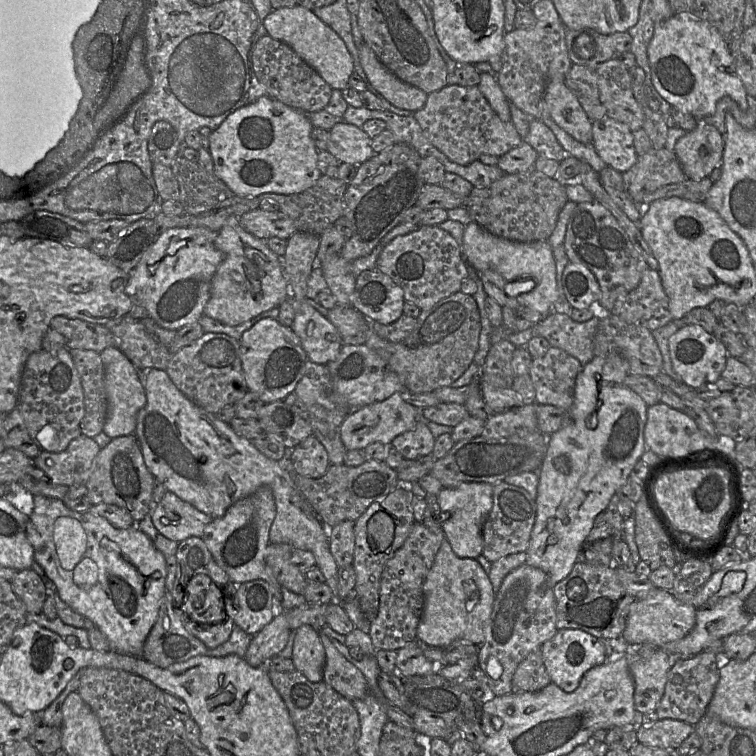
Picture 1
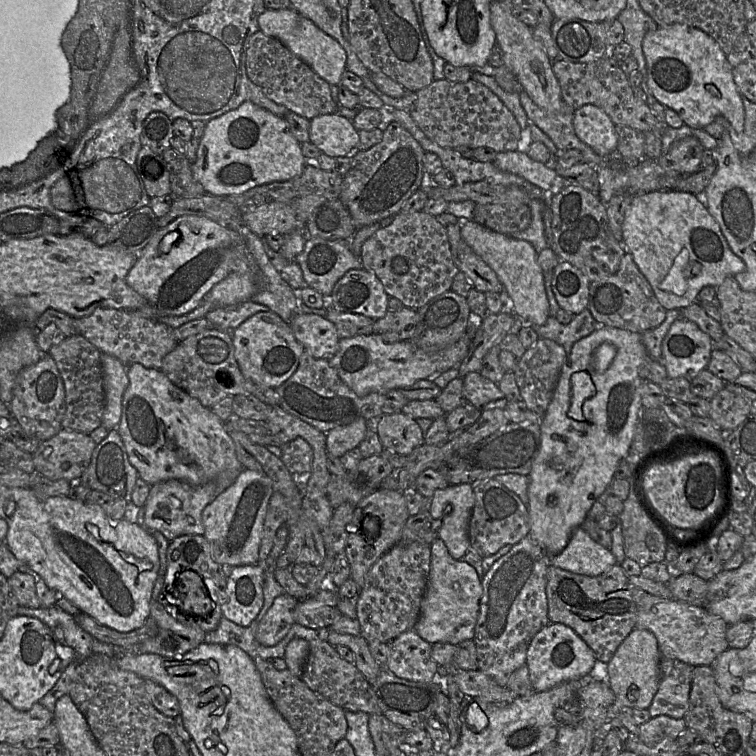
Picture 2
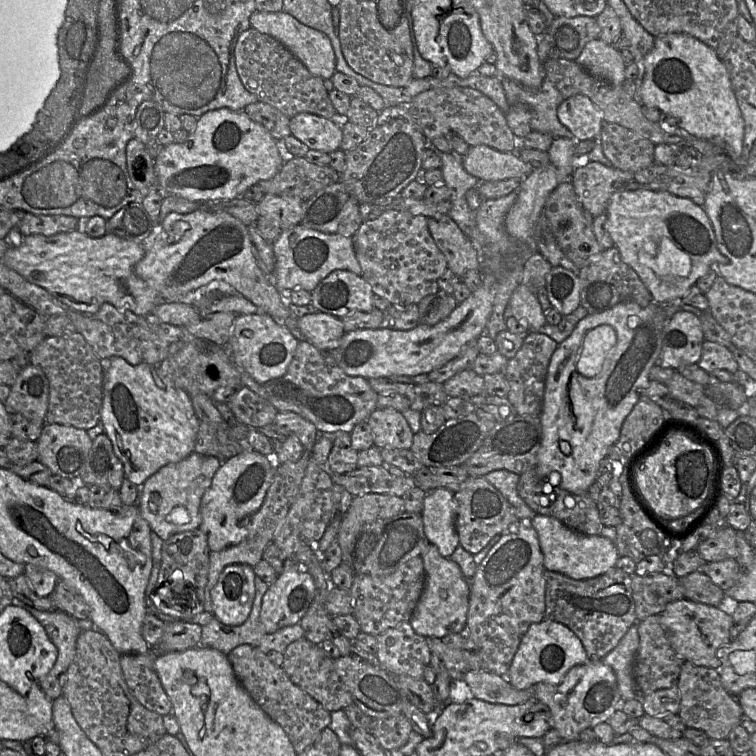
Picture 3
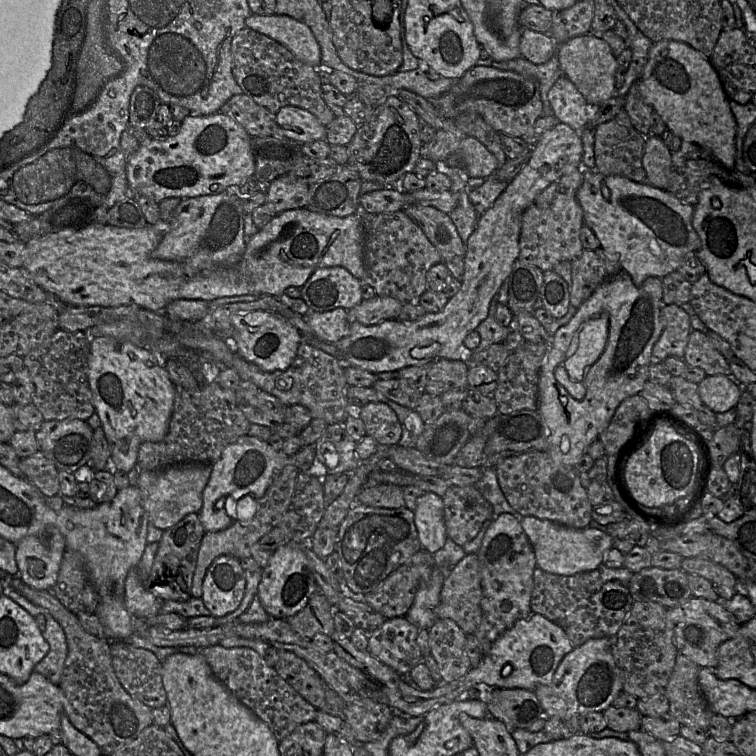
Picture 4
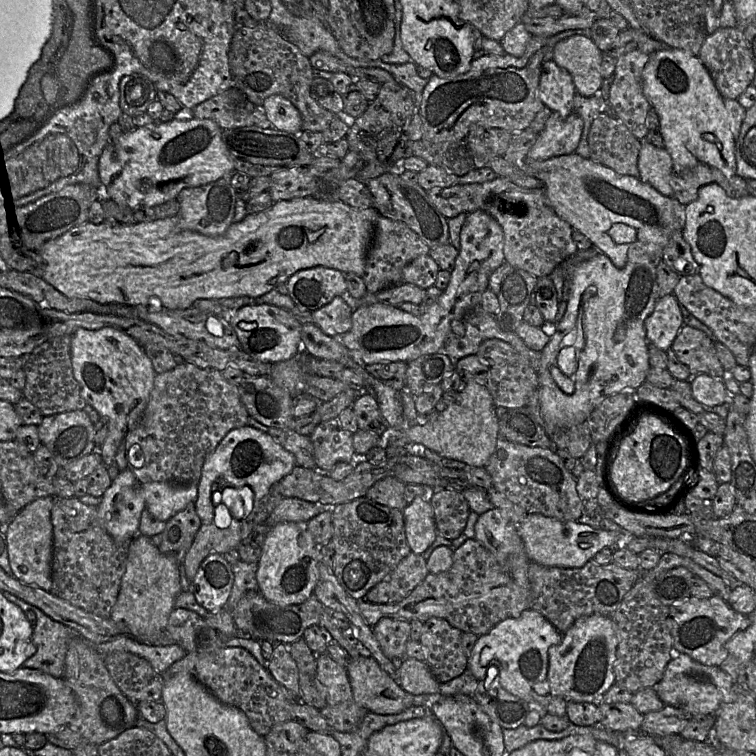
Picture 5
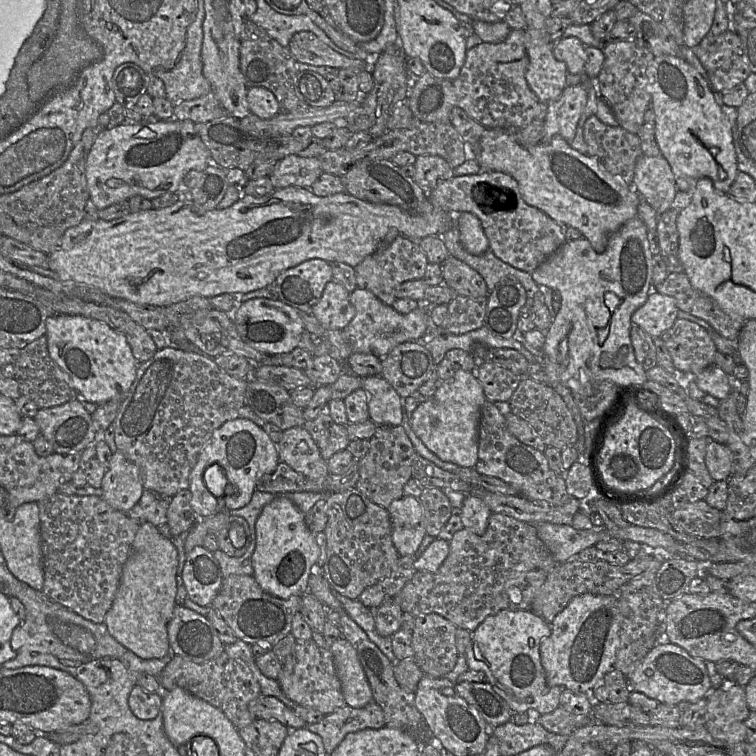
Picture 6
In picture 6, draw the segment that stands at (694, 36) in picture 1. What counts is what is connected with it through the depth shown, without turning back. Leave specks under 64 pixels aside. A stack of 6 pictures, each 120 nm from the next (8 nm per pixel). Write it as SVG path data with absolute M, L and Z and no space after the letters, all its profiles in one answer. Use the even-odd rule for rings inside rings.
M671 55L655 56L647 69L647 78L647 91L655 113L656 142L672 169L677 190L693 193L699 179L709 178L716 191L728 194L738 173L735 146L729 120L716 103L708 81L685 59Z

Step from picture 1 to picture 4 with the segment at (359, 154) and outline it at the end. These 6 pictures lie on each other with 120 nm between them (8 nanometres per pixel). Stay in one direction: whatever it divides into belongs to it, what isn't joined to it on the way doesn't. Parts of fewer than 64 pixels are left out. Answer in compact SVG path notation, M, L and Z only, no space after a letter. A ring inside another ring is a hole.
M285 106L275 113L275 120L292 140L300 144L325 139L326 127L302 108Z

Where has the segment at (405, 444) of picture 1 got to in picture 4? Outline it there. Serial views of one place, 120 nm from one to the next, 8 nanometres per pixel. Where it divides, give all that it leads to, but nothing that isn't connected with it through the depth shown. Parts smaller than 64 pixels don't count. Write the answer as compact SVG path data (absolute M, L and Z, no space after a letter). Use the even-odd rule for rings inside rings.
M372 402L354 410L363 420L367 435L378 444L392 447L405 439L405 429L396 413L386 403Z

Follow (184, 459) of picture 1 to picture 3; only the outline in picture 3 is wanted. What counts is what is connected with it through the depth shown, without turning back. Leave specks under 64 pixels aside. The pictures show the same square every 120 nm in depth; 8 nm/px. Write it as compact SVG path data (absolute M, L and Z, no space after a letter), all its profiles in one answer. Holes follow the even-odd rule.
M121 357L103 360L101 422L115 455L123 464L125 477L141 486L163 466L193 453L199 427L188 393L176 387L158 367L132 365Z

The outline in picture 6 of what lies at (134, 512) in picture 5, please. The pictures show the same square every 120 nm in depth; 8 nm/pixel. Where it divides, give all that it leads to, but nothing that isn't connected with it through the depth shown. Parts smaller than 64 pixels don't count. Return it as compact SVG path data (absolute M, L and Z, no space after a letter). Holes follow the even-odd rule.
M120 451L112 454L102 480L102 498L114 509L127 513L144 491L140 471Z

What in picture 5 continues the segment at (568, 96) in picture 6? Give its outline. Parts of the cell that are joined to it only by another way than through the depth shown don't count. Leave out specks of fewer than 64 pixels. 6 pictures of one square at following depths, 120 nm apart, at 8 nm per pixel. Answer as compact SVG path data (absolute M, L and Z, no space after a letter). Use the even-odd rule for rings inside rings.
M575 111L567 116L552 112L528 152L527 163L575 153L582 130L583 120Z

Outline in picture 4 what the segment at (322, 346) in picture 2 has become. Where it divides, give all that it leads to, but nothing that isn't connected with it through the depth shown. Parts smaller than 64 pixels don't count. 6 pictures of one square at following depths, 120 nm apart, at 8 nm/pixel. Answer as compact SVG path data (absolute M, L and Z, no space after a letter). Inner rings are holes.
M335 308L324 312L310 311L305 319L318 339L335 344L349 335L350 323L347 319L347 310Z

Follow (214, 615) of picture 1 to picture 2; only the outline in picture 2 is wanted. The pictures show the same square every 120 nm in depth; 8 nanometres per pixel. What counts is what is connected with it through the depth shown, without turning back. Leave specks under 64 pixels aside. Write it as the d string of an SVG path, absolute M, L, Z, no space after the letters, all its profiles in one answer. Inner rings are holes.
M185 570L179 575L175 591L167 594L169 603L194 615L203 616L211 612L212 601L202 577L195 571Z

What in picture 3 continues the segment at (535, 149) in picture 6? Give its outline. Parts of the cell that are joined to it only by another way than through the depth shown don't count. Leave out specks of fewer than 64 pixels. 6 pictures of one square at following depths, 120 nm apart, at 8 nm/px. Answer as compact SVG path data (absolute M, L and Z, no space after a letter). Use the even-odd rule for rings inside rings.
M625 190L614 193L606 208L606 230L621 259L639 276L656 304L680 301L696 281L729 259L717 247L703 206L664 191Z

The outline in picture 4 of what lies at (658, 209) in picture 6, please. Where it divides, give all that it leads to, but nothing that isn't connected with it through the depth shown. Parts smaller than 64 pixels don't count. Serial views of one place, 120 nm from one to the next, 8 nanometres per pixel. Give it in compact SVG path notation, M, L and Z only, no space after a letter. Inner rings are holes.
M649 135L646 137L642 163L646 172L646 182L666 190L673 167L672 155L658 136Z

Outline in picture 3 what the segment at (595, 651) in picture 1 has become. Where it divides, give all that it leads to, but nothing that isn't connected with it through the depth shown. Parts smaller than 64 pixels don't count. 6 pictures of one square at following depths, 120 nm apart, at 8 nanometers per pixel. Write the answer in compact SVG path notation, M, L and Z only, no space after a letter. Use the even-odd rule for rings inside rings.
M544 619L530 625L522 636L506 679L518 690L527 690L539 683L558 685L573 667L587 661L584 646L574 632L561 623Z

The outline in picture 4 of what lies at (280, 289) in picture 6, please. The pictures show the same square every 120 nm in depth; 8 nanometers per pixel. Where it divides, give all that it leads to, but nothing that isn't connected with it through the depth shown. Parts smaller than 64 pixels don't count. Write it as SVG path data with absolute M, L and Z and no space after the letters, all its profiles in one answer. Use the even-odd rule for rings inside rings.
M344 267L317 269L300 287L301 299L310 311L349 310L363 300L361 282Z

